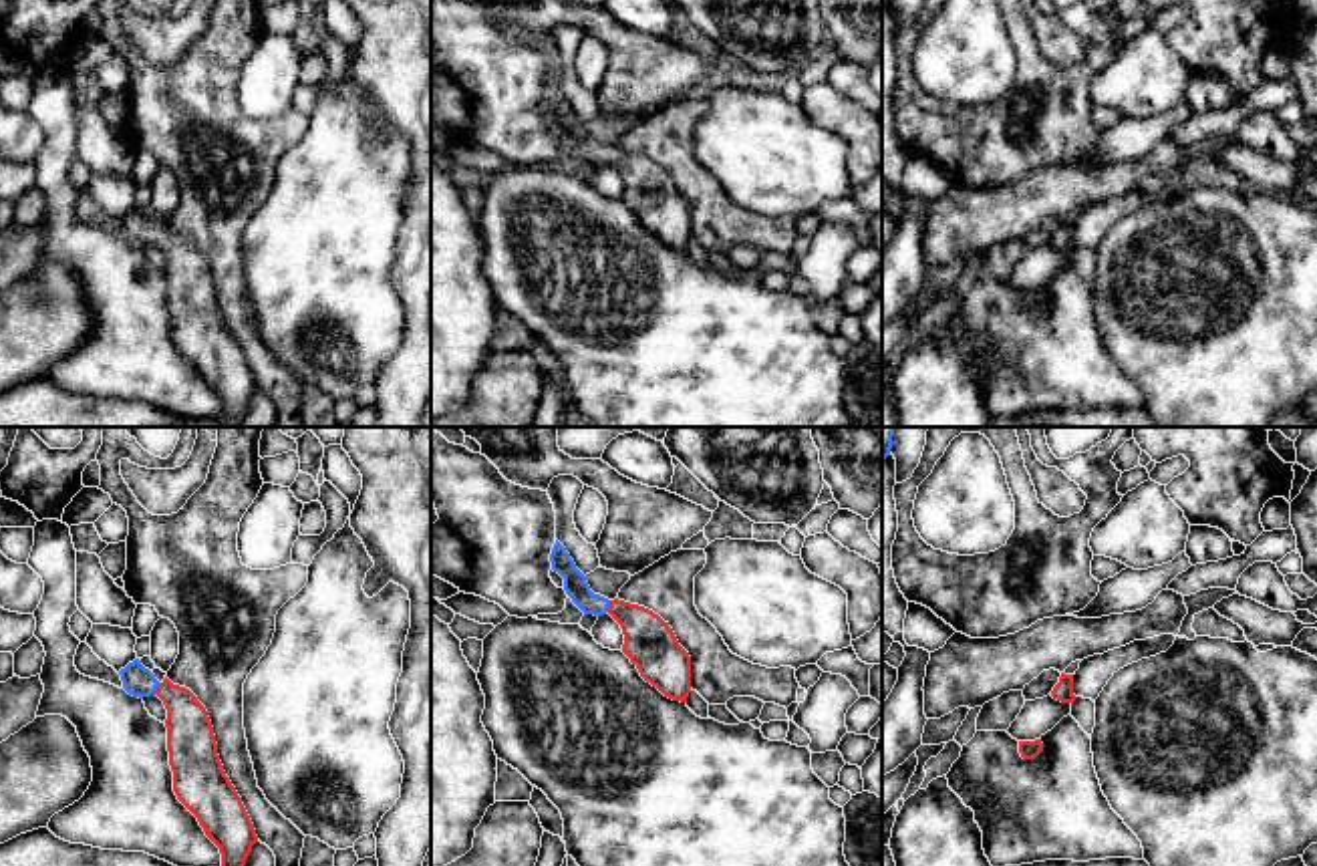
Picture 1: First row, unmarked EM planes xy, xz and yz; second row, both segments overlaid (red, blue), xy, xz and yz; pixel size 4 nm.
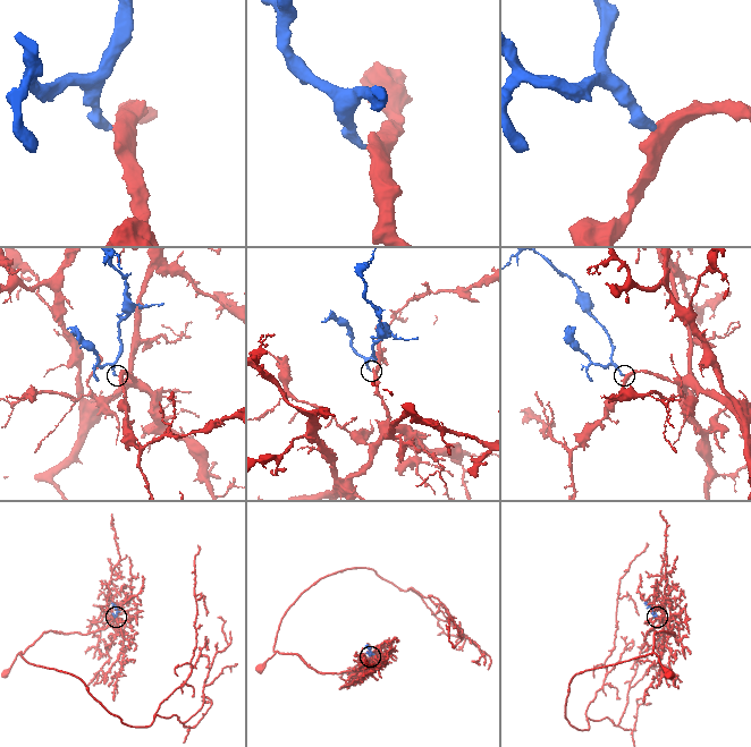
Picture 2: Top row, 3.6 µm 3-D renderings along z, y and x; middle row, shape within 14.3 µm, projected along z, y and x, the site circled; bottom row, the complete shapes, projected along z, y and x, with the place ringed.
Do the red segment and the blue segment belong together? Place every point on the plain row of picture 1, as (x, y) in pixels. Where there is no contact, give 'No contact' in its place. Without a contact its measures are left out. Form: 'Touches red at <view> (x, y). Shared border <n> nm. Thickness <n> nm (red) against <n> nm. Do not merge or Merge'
Touches red at xy (158, 238). Shared border 50 nm. Thickness 190 nm (red) against 120 nm. Merge

